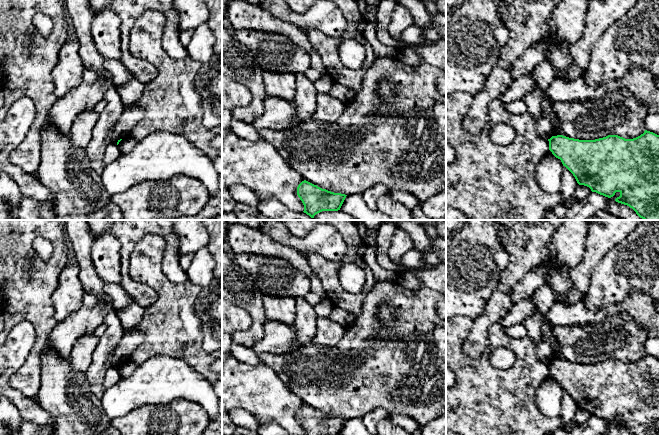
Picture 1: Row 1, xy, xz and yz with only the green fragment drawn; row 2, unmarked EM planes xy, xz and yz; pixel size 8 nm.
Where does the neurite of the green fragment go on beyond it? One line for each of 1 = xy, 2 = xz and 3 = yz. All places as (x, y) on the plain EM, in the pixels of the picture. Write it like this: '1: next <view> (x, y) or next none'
1: next none
2: next none
3: next none

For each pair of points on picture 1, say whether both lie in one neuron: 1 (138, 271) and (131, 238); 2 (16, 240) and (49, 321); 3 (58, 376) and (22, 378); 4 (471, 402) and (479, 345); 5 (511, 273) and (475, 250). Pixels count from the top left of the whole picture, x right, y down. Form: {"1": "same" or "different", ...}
{"1": "different", "2": "same", "3": "different", "4": "different", "5": "different"}

